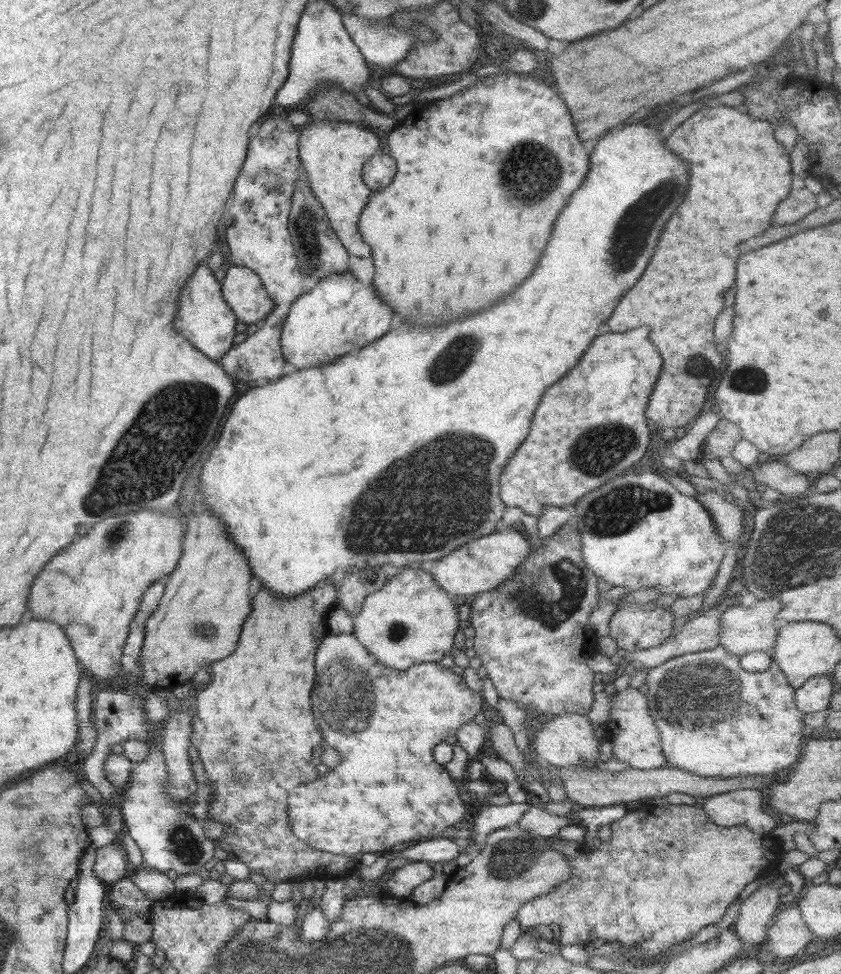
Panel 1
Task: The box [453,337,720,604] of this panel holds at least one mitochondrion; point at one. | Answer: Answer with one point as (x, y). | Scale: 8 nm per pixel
(625, 506)

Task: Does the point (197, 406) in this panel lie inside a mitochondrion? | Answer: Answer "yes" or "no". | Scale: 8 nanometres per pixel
yes

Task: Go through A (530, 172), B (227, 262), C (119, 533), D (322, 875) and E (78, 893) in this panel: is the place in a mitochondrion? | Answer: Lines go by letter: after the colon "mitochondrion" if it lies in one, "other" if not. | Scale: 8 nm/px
A: mitochondrion
B: other
C: mitochondrion
D: other
E: other

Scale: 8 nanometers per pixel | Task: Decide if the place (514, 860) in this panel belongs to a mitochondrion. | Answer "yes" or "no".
yes

